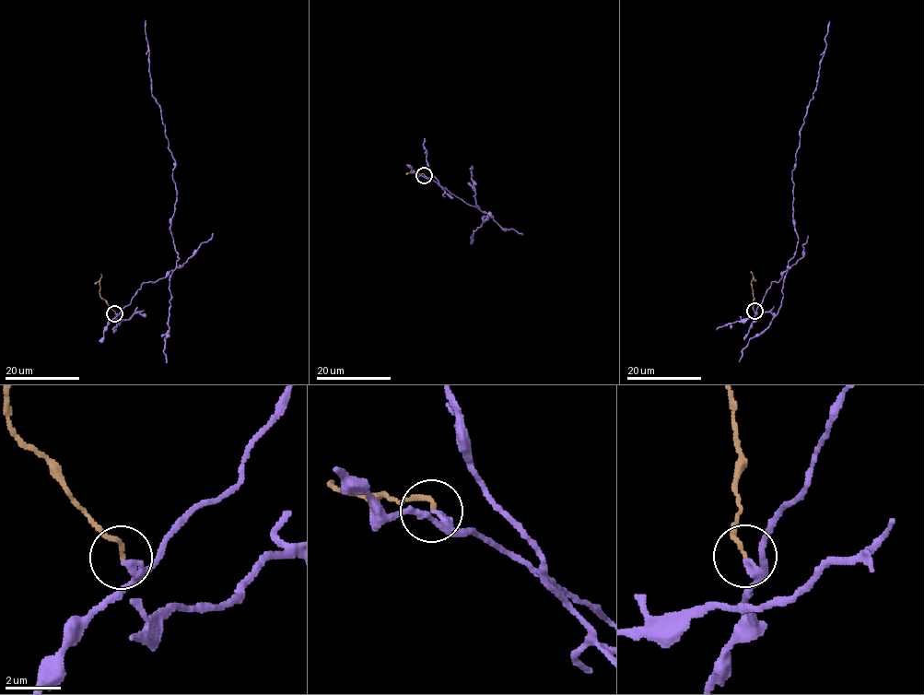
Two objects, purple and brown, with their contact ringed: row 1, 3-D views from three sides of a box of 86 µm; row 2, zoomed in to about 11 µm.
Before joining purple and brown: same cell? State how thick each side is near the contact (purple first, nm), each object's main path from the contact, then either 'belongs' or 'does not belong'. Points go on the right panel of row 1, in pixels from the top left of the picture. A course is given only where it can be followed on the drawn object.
150/160 nm | purple via (754, 312), (772, 282), (781, 277), (799, 240), (792, 205), (792, 170), (830, 21) | brown via (754, 311), (750, 270) | does not belong

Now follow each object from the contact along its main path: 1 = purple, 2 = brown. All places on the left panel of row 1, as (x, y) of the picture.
1: (114, 313), (144, 283), (164, 277), (179, 258), (169, 225), (174, 159), (151, 90), (145, 20)
2: (114, 312), (99, 294), (101, 273)

